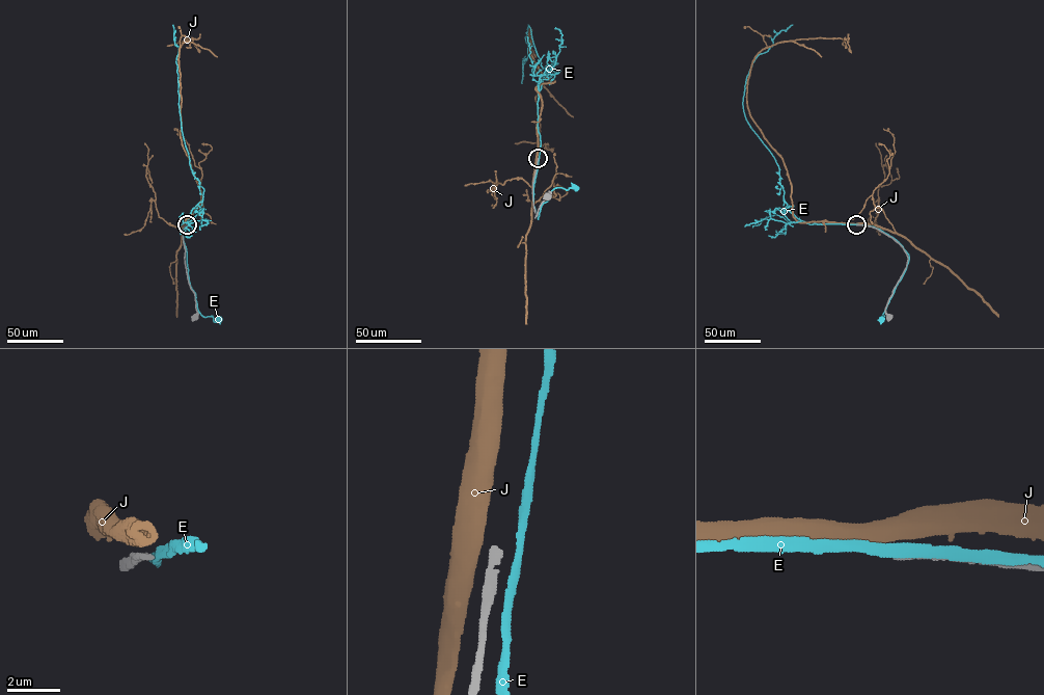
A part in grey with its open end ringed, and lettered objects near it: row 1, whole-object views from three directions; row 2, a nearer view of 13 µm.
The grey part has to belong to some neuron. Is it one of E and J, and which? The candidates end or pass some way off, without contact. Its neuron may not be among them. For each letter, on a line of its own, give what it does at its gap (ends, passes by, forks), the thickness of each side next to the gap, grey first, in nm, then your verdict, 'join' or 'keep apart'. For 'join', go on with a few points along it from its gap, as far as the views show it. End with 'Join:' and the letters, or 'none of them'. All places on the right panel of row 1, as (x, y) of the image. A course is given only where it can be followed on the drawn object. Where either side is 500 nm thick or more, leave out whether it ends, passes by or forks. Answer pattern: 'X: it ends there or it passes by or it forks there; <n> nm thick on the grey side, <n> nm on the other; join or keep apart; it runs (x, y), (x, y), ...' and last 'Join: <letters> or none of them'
E: it passes by; 240 nm thick on the grey side, 300 nm on the other; keep apart
J: 240 nm thick on the grey side, 700 nm on the other; keep apart
Join: none of them

